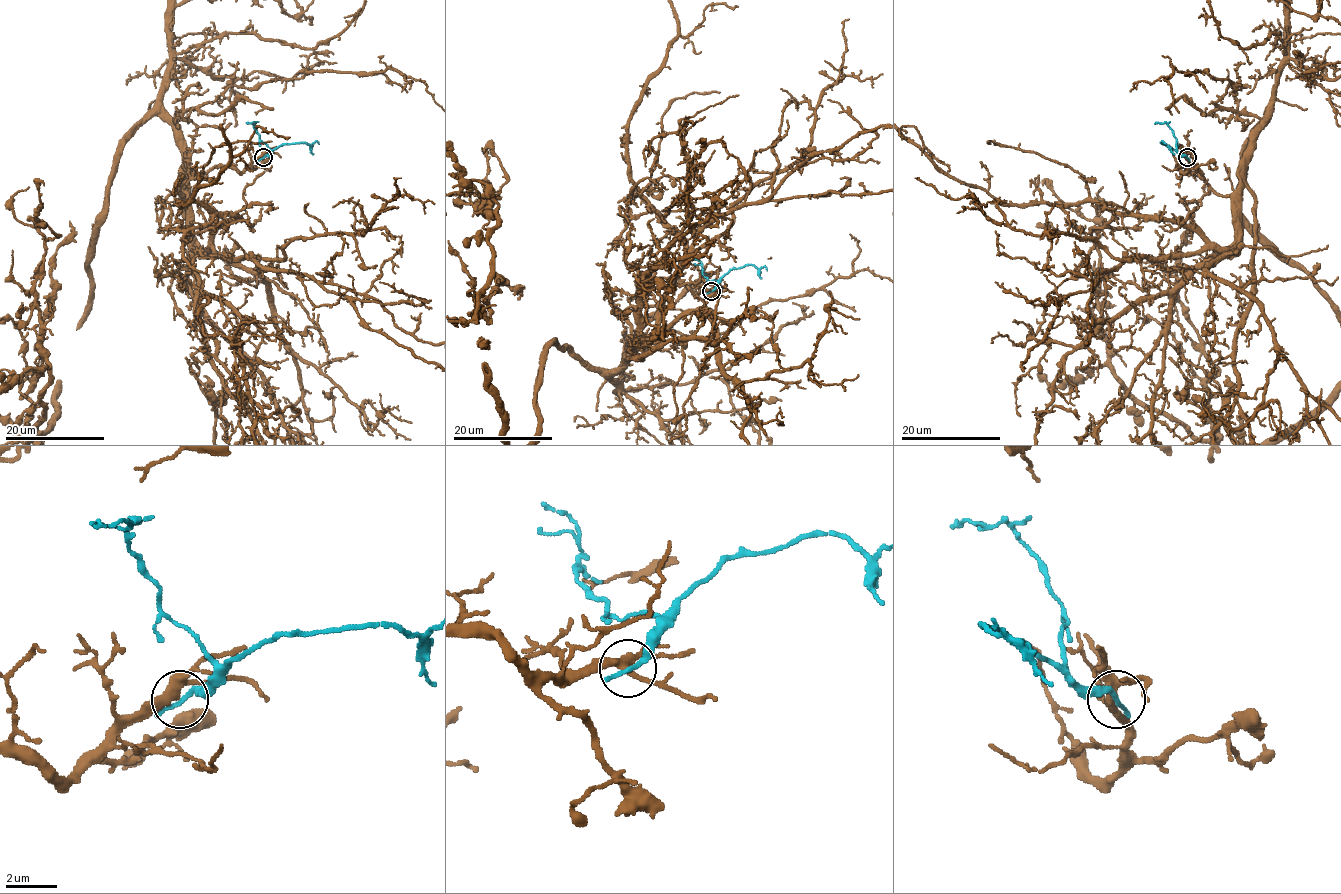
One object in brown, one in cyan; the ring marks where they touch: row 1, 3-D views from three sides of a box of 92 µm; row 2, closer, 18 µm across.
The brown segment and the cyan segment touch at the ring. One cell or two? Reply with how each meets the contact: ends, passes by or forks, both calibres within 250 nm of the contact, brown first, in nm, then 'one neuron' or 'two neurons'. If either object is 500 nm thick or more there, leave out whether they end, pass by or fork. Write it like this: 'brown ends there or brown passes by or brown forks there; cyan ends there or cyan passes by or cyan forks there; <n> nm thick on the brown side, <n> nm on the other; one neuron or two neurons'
brown forks there; cyan ends there; 320 nm thick on the brown side, 240 nm on the other; two neurons

